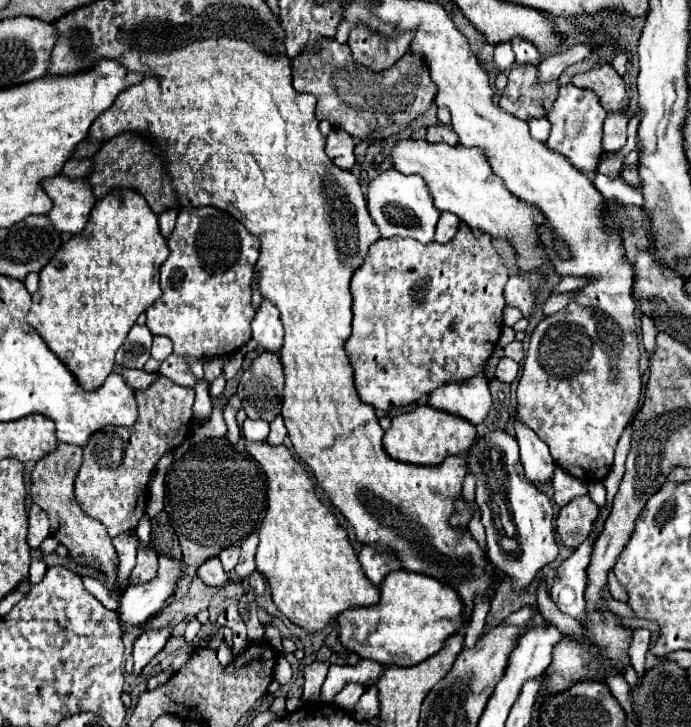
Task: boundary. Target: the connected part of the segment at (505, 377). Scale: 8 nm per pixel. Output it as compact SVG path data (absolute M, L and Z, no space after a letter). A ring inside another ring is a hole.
M501 358L501 362L497 364L497 370L495 370L495 378L499 382L505 382L505 384L511 384L515 380L519 372L519 364L511 358Z

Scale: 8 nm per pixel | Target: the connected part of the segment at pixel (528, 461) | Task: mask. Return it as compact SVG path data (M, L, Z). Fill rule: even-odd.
M517 410L513 414L513 420L515 420L515 436L517 436L517 442L519 442L519 454L521 454L521 462L525 466L527 478L531 482L551 480L555 462L549 454L547 444L543 444L539 440L539 436L529 426L523 424Z

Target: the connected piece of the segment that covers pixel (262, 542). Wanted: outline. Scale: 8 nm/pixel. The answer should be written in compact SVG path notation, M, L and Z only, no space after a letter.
M267 440L245 442L245 450L263 466L267 476L267 512L259 526L259 546L255 554L257 570L265 576L275 606L297 626L305 630L321 630L331 618L347 608L371 606L379 602L379 588L373 586L367 576L363 576L361 564L347 540L347 530L339 526L337 518L327 510L327 506L317 498L315 484L309 472L299 464L291 452L281 446L271 446Z

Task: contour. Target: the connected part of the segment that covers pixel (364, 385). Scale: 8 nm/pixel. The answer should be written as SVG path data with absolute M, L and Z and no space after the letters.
M465 222L459 224L459 232L455 234L453 240L449 240L447 244L421 244L417 240L411 238L401 238L401 236L391 236L391 238L379 238L367 252L365 262L353 272L351 278L351 296L353 296L353 334L349 336L345 350L349 354L349 362L353 366L353 382L357 388L357 394L363 402L371 404L377 410L393 410L399 406L407 406L411 402L417 402L423 394L429 394L435 390L435 386L449 382L449 380L461 380L461 378L471 378L479 372L483 372L483 366L487 362L487 358L491 356L501 328L503 328L503 288L507 284L509 272L503 264L503 260L499 258L497 250L491 244L491 238L487 234L475 234Z

